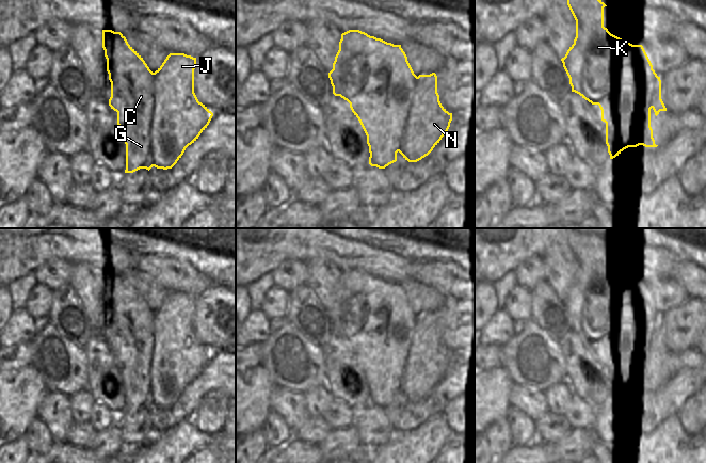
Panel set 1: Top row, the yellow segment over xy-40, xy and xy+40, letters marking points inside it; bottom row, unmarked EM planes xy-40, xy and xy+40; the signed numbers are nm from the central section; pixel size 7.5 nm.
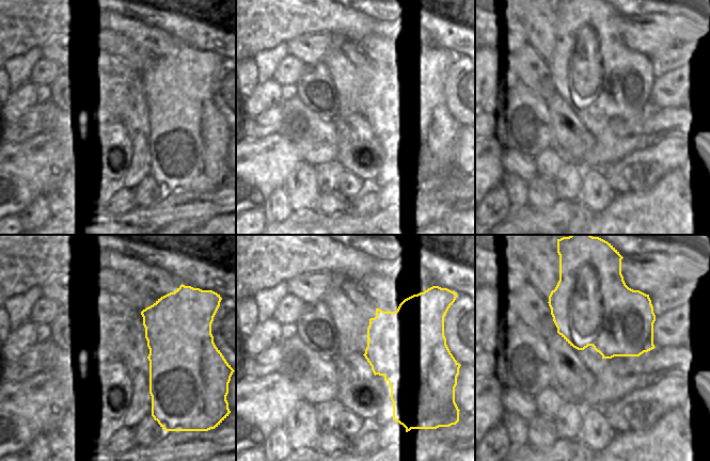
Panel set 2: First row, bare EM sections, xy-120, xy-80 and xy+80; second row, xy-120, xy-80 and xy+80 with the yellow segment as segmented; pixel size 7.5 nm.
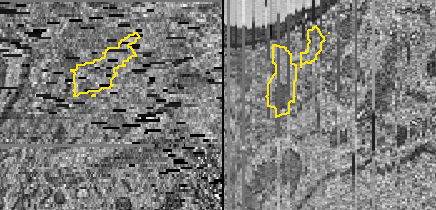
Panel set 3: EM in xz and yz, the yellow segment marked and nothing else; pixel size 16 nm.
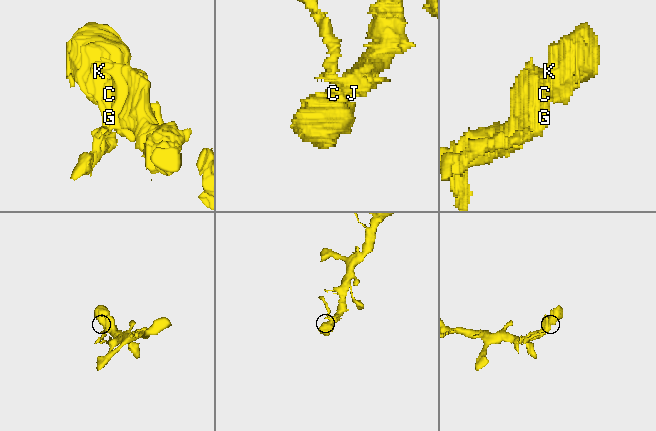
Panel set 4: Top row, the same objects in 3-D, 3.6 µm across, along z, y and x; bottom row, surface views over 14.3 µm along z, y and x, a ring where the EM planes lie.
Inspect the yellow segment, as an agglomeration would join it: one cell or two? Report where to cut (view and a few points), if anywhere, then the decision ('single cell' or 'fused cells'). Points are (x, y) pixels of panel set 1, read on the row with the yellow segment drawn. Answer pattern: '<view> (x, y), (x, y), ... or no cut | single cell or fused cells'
xy-40 (154, 73), (153, 165) | fused cells

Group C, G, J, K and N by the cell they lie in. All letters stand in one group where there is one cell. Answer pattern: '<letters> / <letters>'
C G K / J N

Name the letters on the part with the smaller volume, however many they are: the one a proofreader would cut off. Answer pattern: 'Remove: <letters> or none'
Remove: C, G, K

